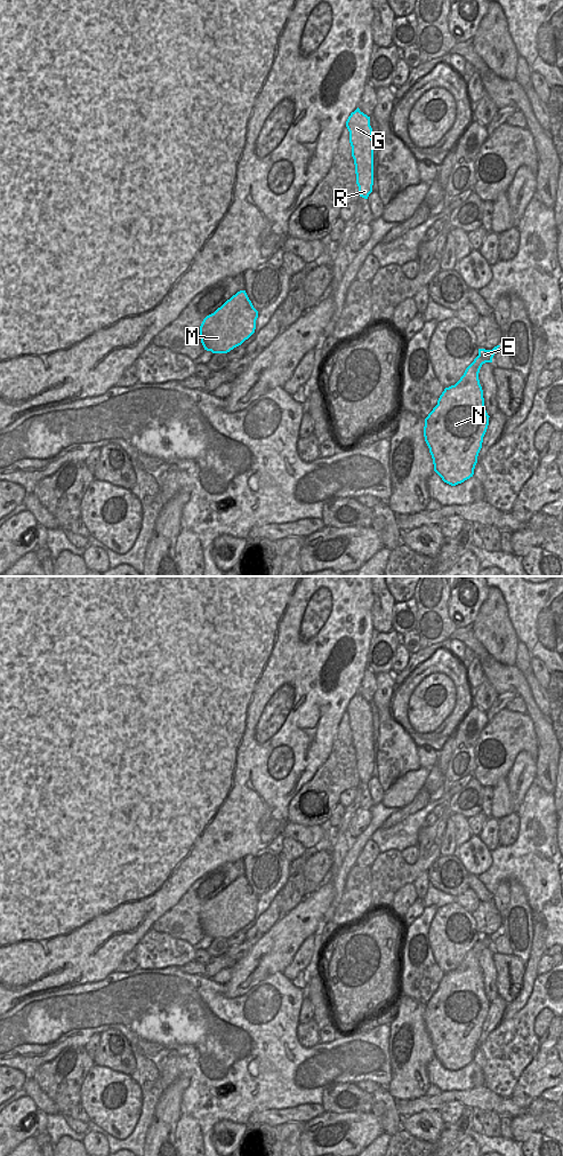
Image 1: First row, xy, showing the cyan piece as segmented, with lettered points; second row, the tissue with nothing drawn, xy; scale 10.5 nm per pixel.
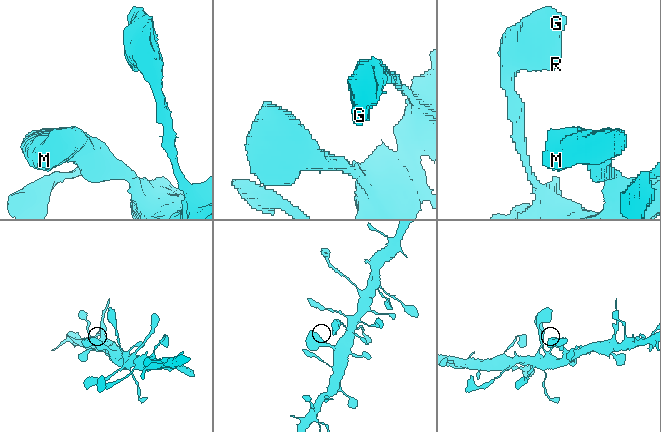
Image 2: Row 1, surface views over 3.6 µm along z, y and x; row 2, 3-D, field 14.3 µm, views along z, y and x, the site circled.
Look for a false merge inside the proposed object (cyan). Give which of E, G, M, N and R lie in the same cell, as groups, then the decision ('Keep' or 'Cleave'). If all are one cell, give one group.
Groups: E G M N R. Keep.

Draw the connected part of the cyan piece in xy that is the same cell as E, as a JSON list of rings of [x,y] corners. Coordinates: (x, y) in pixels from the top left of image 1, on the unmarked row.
[[[499,932],[478,934],[478,941],[460,965],[444,974],[437,990],[425,1004],[424,1022],[434,1057],[451,1071],[474,1060],[490,1003],[484,994],[478,958],[483,949],[492,948]]]

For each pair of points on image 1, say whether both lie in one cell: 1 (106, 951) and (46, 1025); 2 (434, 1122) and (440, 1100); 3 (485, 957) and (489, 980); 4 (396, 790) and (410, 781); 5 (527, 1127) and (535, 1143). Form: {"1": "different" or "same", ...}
{"1": "different", "2": "different", "3": "same", "4": "same", "5": "different"}

